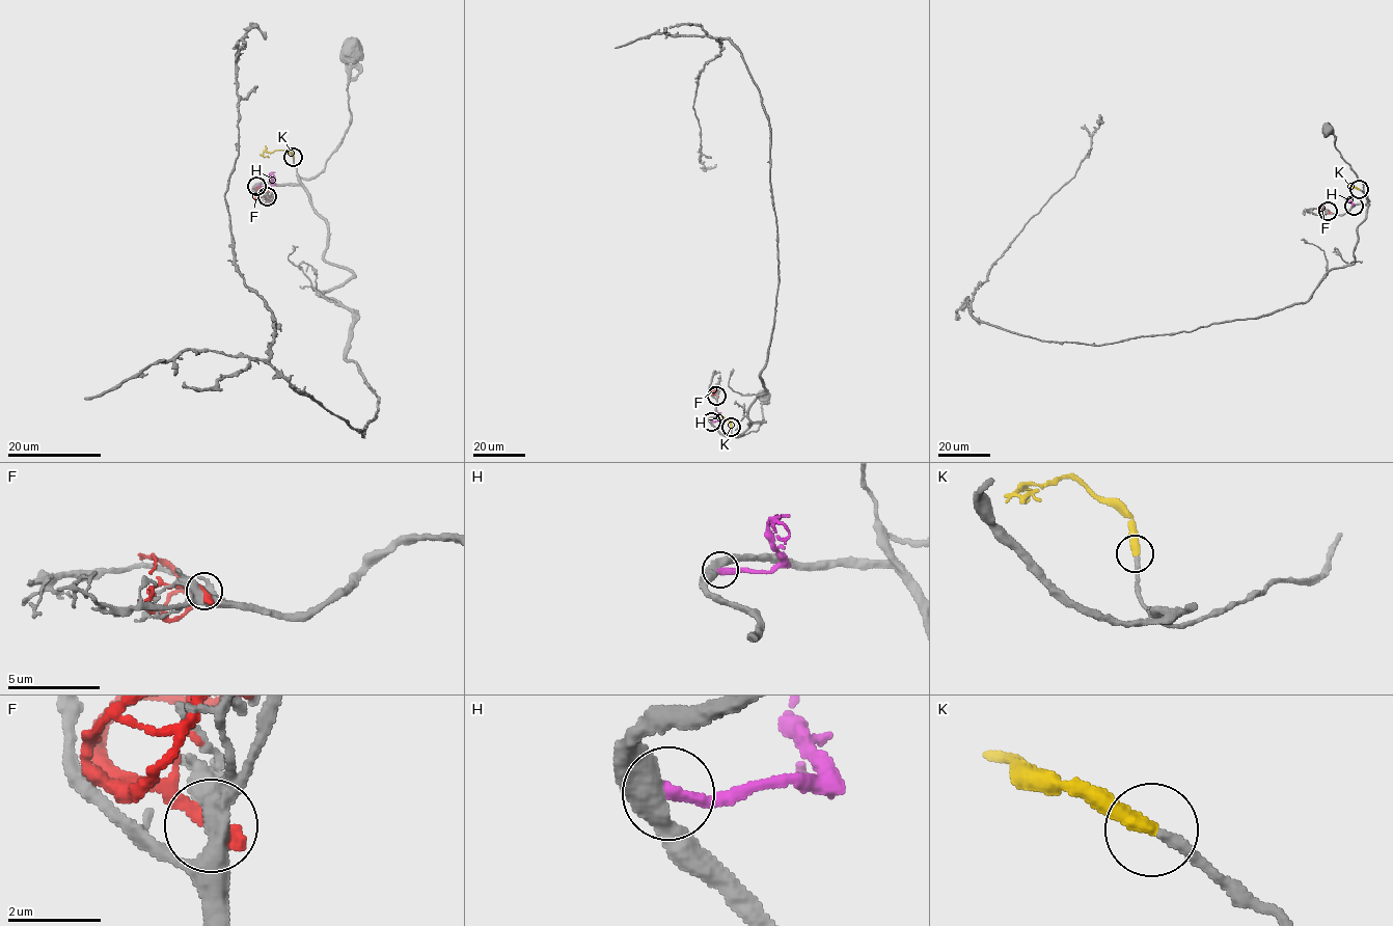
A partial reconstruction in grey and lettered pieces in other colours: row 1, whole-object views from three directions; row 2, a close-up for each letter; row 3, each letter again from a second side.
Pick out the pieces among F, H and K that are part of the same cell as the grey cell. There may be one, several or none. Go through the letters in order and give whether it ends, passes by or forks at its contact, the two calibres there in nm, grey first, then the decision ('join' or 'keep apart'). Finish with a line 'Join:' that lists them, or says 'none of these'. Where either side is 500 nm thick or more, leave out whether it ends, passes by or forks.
F: it ends | 420/320 nm | keep apart
H: it ends | 480/280 nm | keep apart
K: it ends | 240/400 nm | join
Join: K

